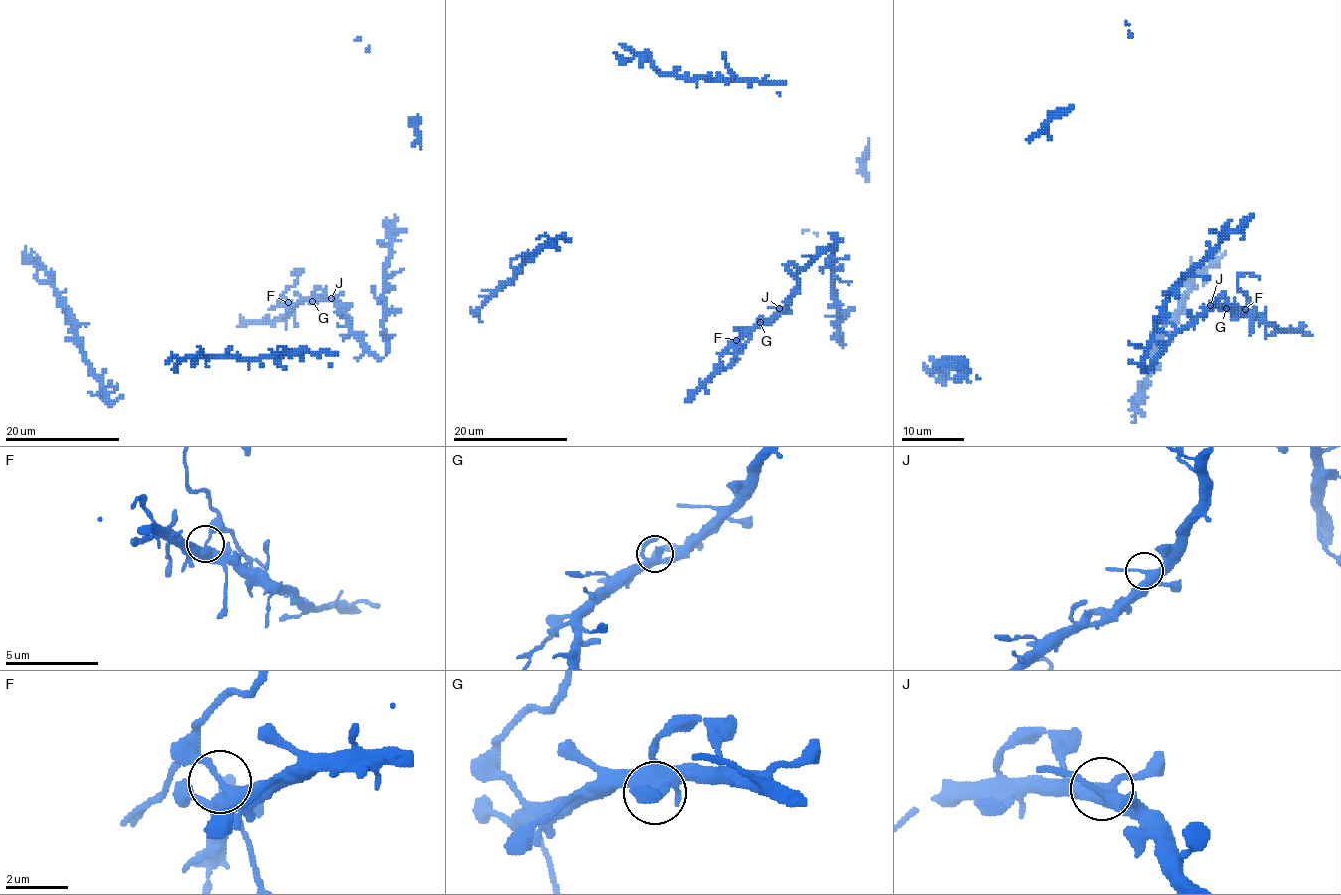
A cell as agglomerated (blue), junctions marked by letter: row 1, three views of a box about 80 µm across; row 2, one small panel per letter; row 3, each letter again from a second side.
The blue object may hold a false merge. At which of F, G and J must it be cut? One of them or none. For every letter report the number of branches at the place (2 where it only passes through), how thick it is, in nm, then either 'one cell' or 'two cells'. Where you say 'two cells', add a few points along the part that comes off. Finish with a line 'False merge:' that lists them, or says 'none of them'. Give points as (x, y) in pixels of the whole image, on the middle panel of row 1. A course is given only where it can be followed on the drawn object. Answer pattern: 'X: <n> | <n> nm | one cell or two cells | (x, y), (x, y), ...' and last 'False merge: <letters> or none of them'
F: 4 | 320 nm | two cells | (736, 339), (732, 344), (746, 334), (749, 341), (740, 354)
G: 4 | 320 nm | one cell
J: 4 | 340 nm | one cell
False merge: F

